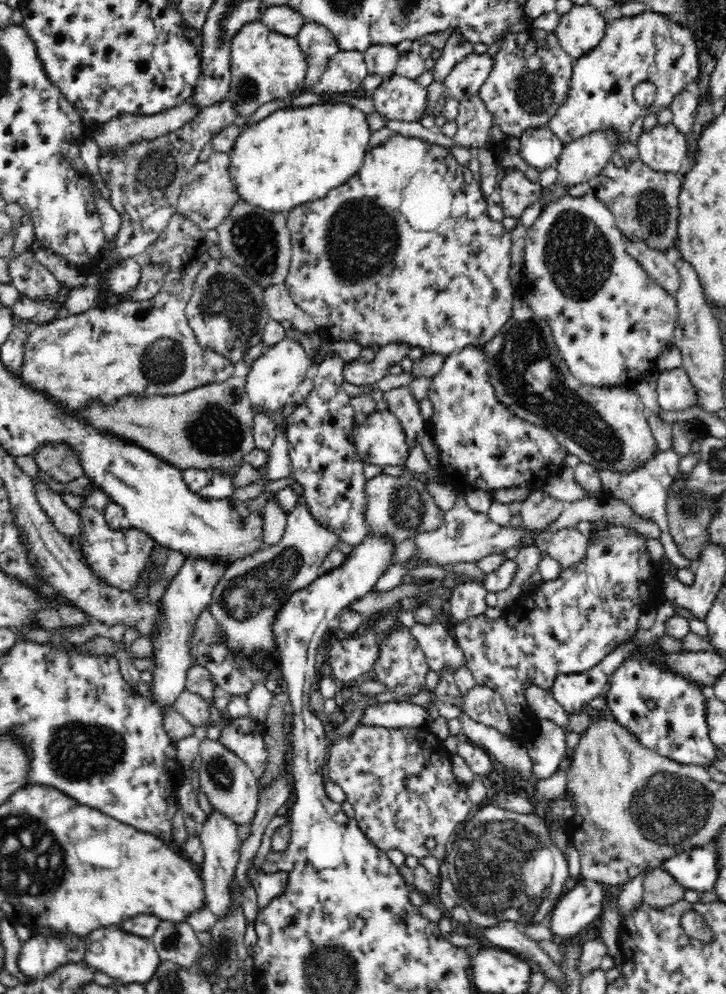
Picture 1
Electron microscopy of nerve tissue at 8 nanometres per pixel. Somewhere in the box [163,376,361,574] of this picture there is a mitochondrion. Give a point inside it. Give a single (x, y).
(214, 429)

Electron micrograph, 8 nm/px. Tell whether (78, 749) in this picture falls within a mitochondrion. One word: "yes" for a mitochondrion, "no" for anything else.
yes

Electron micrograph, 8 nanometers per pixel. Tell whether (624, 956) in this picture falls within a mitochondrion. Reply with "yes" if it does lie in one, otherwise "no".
no

